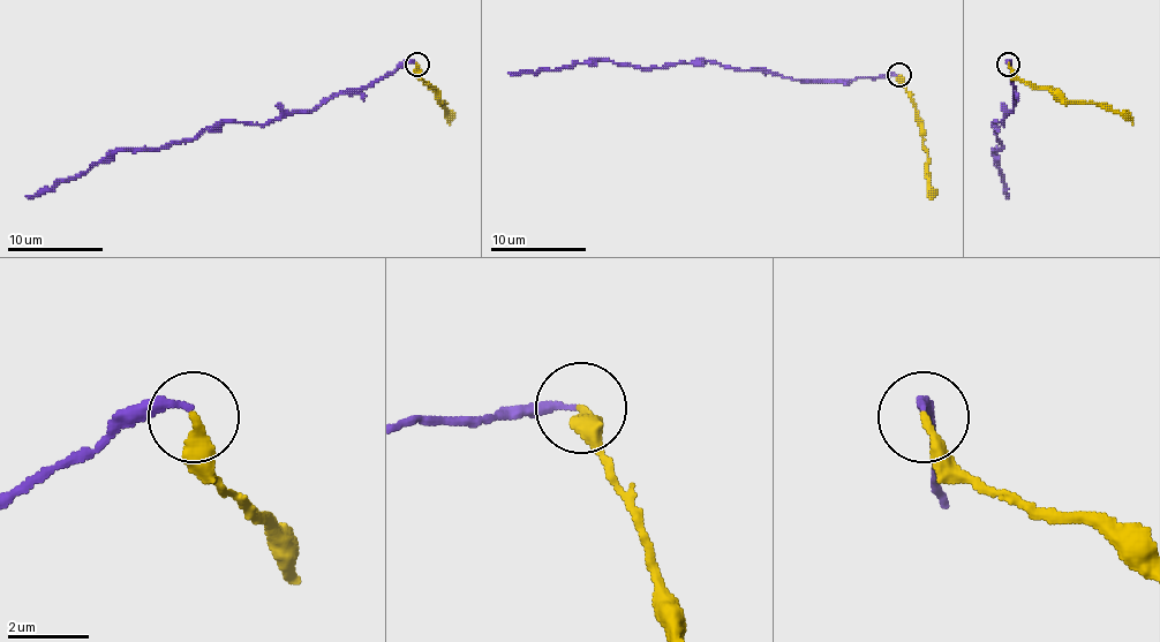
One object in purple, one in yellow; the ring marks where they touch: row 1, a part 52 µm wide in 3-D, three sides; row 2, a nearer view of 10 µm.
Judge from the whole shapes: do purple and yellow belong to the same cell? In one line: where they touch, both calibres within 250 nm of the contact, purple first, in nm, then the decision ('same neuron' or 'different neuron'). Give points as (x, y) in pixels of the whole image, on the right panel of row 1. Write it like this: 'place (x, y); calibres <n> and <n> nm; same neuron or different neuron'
place (1008, 65); calibres 220 and 320 nm; different neuron

